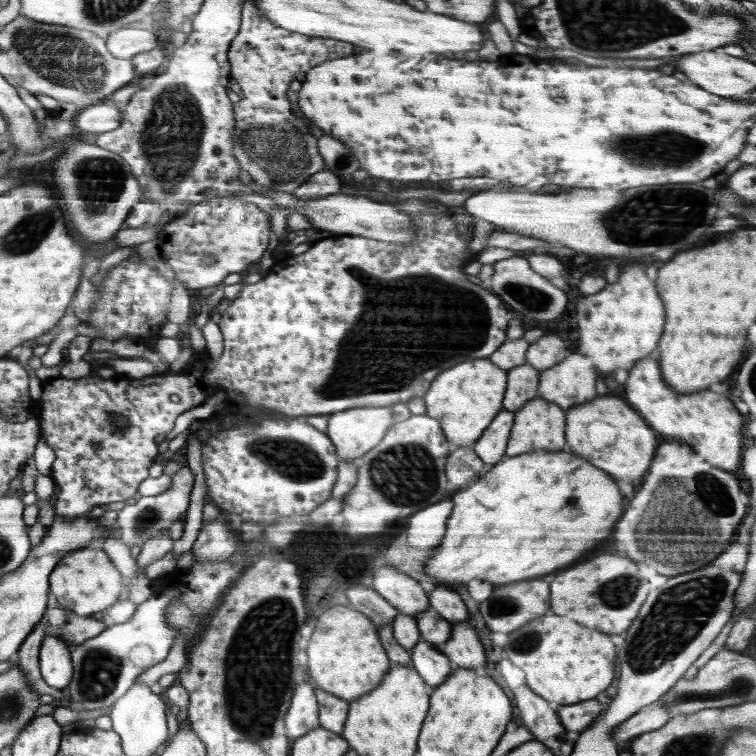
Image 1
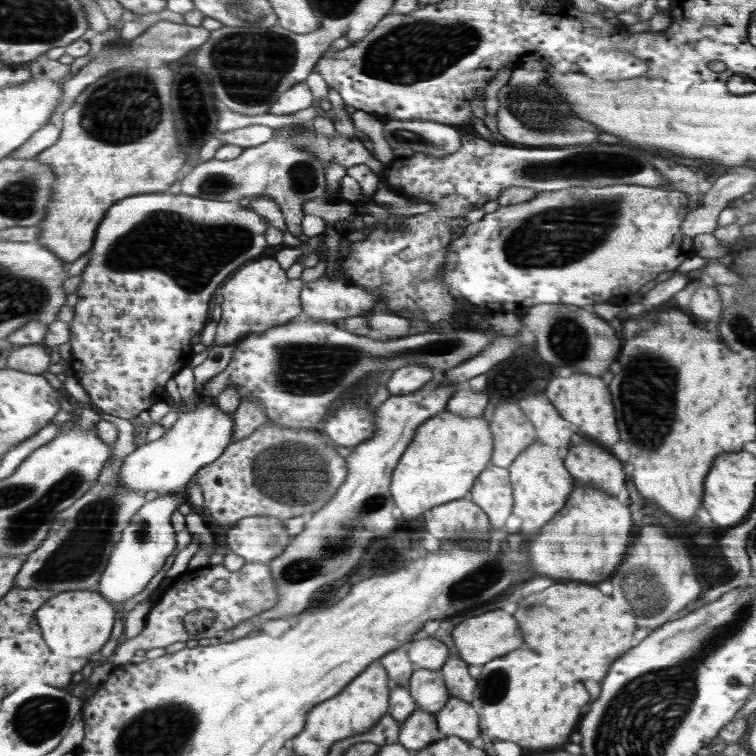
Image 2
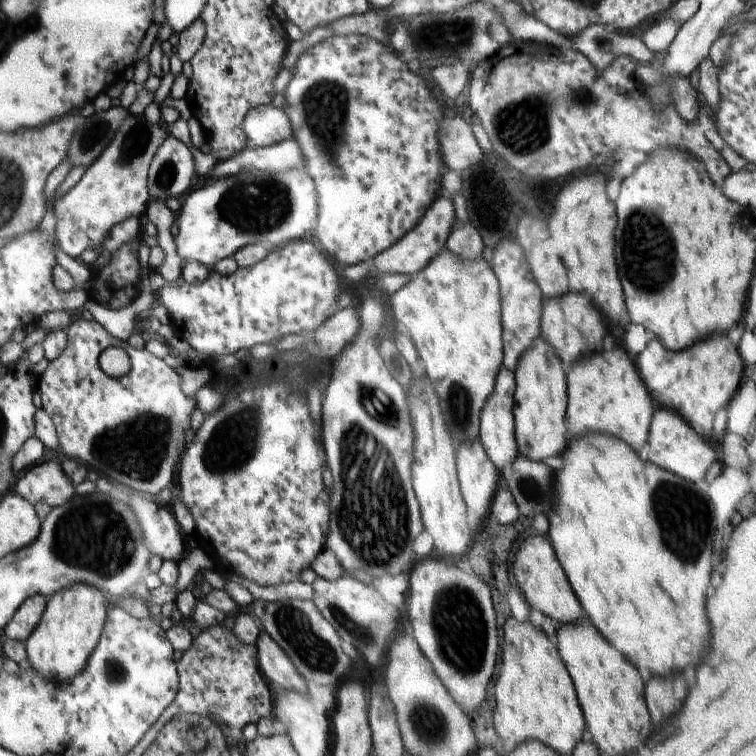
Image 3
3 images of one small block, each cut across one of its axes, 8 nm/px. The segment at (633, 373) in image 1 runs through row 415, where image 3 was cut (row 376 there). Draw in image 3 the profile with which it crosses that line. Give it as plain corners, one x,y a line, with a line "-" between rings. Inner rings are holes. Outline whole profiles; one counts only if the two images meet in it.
718,334
708,336
708,340
698,342
696,346
692,346
690,350
684,350
684,352
666,350
664,344
660,344
660,340
654,338
638,354
636,366
638,366
638,374
642,376
642,382
646,384
650,396
654,396
654,400
658,404
662,404
664,408
670,408
672,412
678,412
702,437
704,437
704,434
710,434
710,438
713,438
712,424
716,412
729,404
732,396
738,390
738,382
742,380
742,362
740,362
740,356
738,356
736,348
728,342
726,336
718,336

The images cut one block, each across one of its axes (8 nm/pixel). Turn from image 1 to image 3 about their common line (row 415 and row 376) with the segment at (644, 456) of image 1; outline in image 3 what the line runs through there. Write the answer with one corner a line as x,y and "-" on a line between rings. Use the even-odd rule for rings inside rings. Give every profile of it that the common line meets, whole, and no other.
614,348
610,352
594,354
578,362
565,374
567,380
568,410
566,410
566,440
580,438
590,432
610,434
624,440
632,450
640,450
648,440
652,420
652,400
646,384
642,384
630,358

